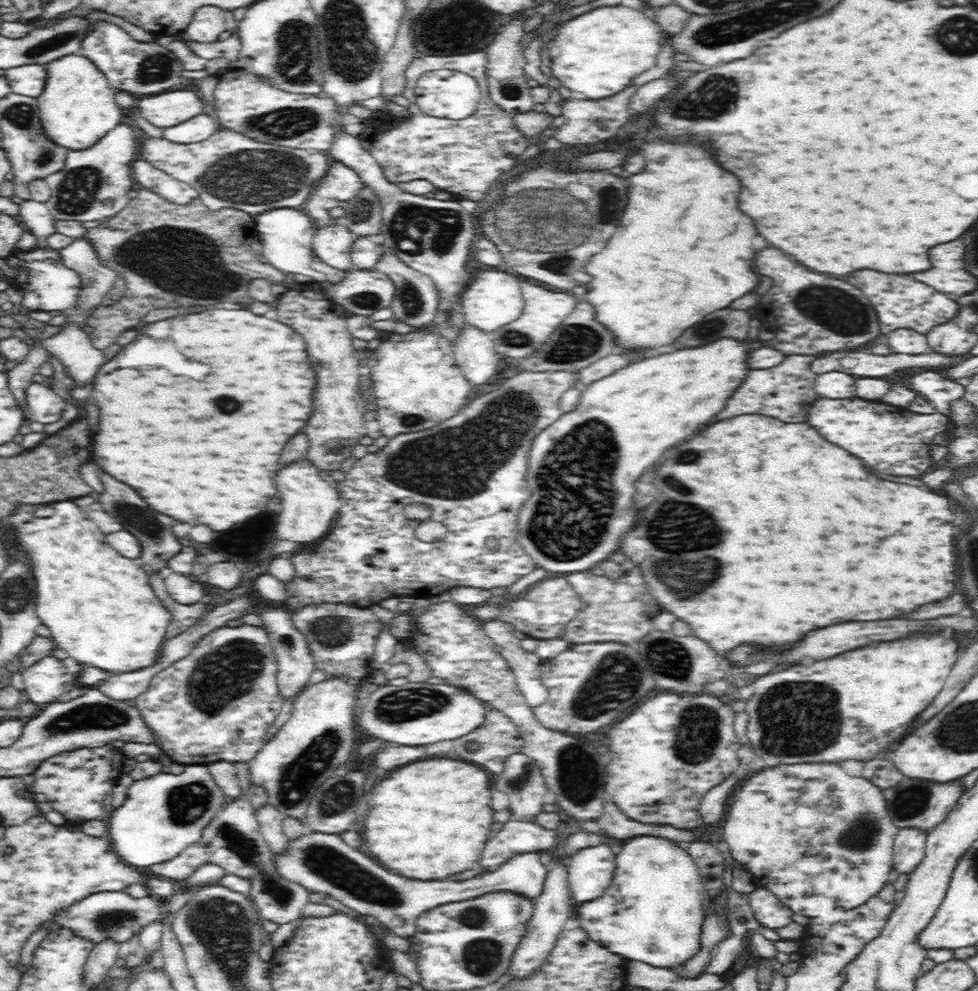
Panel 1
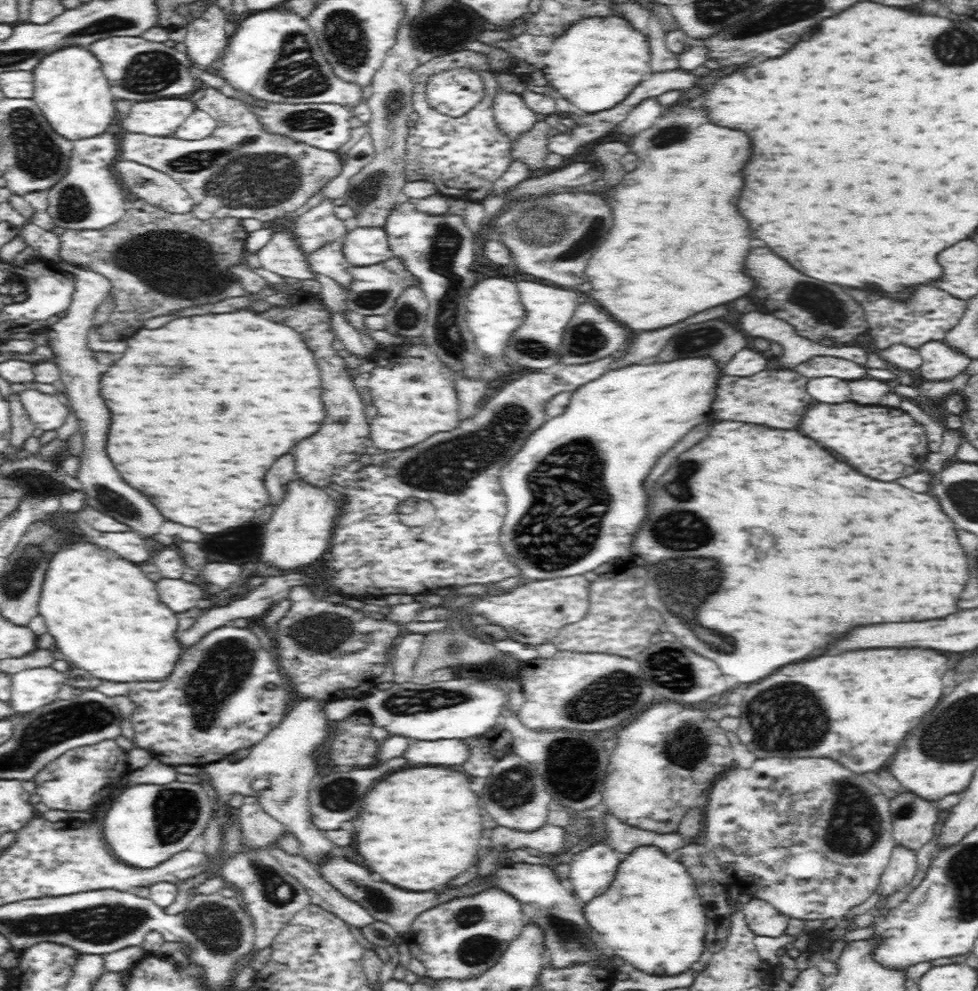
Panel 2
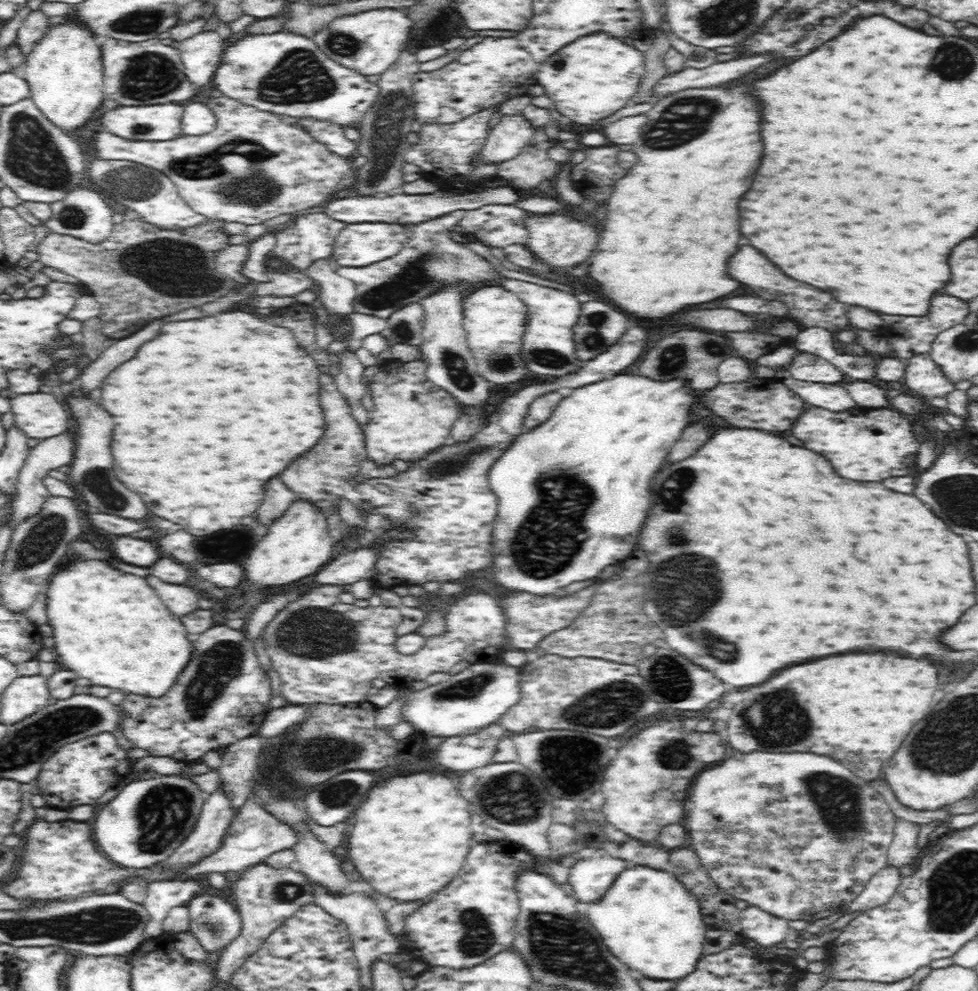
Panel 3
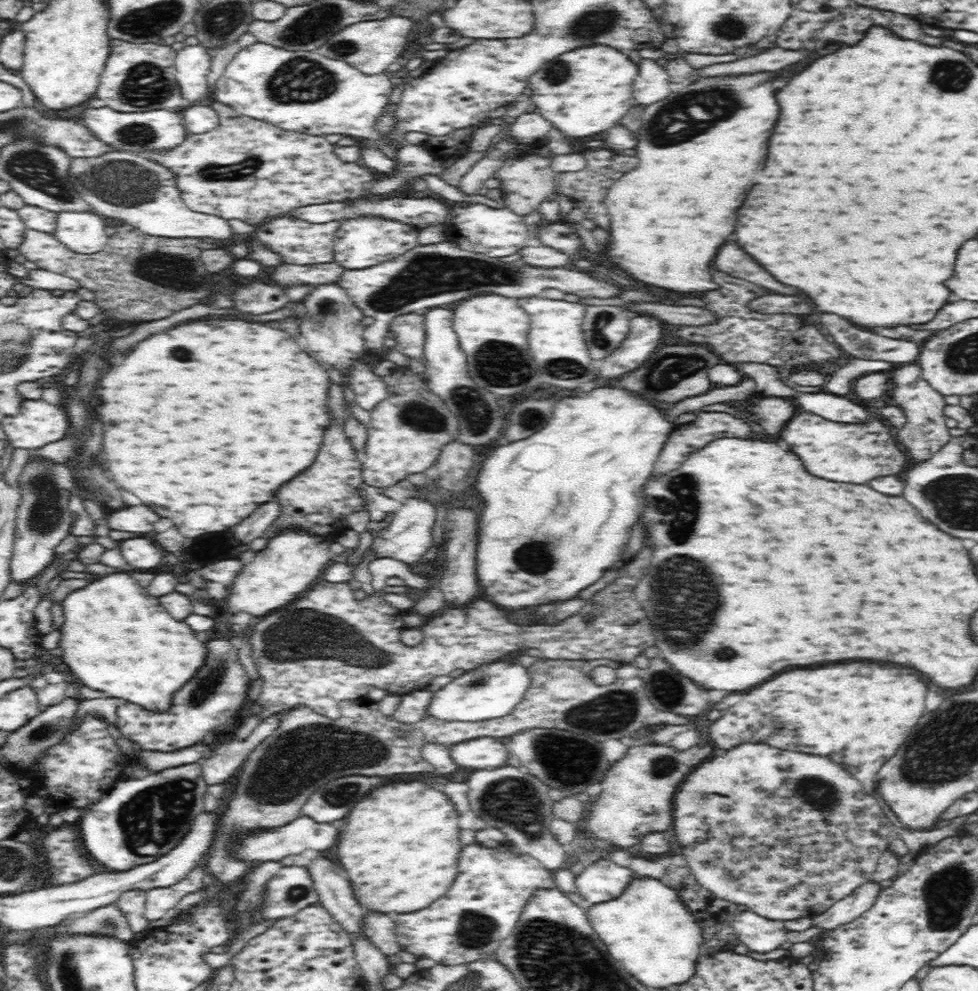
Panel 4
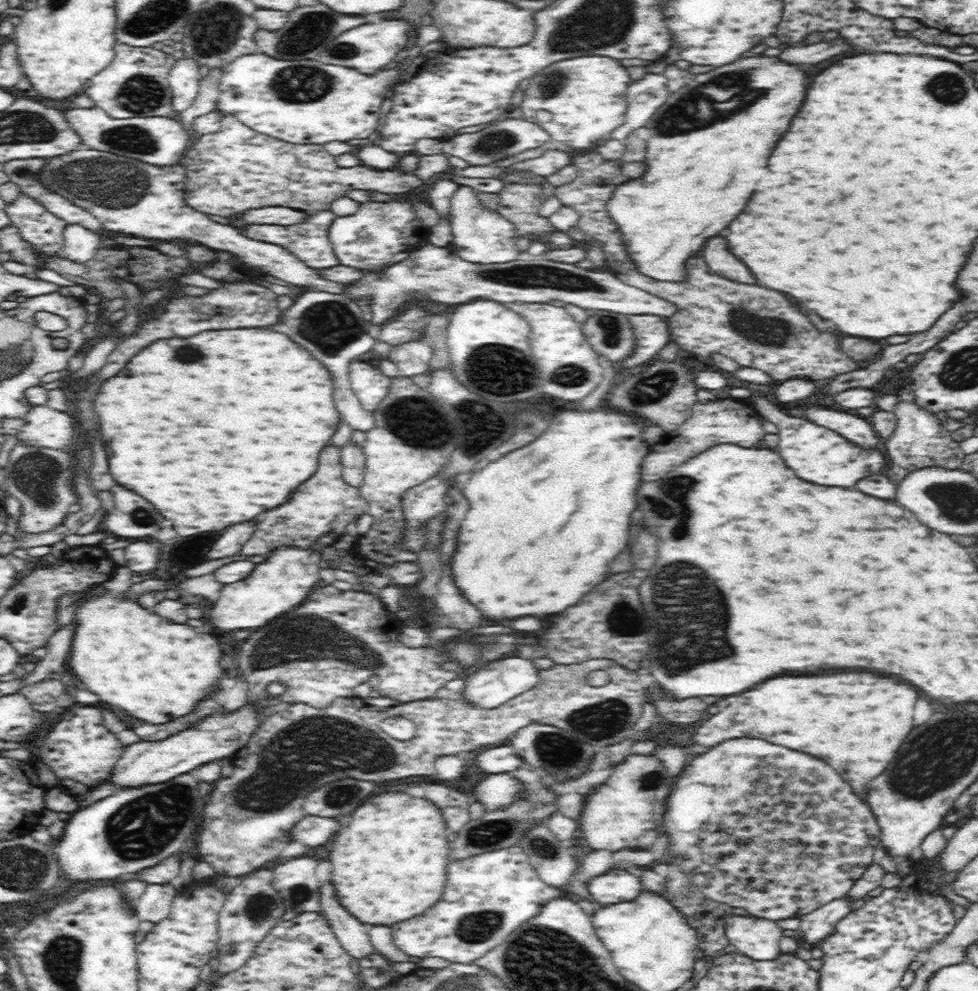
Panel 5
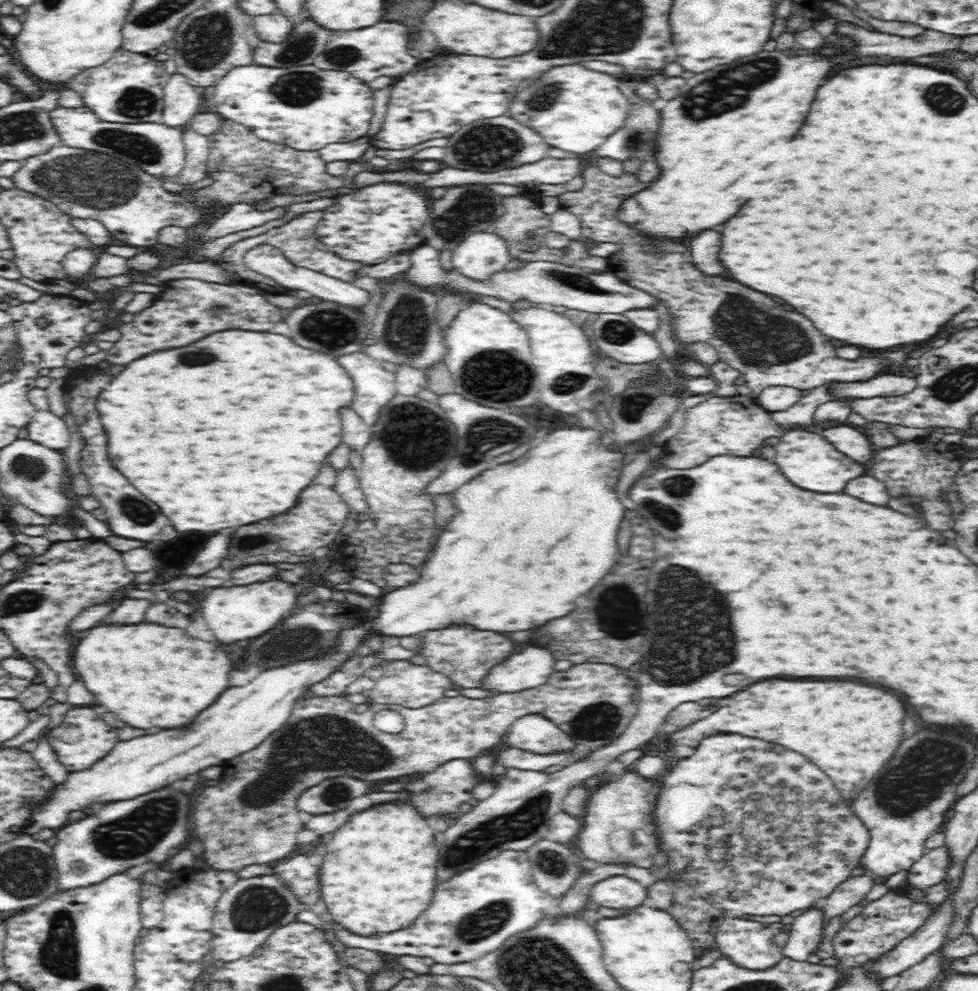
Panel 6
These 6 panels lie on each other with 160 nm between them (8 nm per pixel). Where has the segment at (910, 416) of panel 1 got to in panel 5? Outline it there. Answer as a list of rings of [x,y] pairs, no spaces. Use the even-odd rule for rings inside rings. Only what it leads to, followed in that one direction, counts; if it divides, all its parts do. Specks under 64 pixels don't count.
[[[751,394],[748,400],[752,400],[751,406],[756,406],[756,410],[772,424],[778,426],[778,454],[784,460],[784,464],[804,482],[810,484],[818,484],[818,486],[840,486],[840,488],[848,488],[854,486],[860,478],[870,476],[870,474],[878,474],[884,466],[884,457],[880,456],[878,448],[864,450],[860,452],[858,448],[852,448],[852,444],[844,444],[844,440],[840,440],[840,436],[836,436],[834,432],[828,432],[826,428],[816,428],[814,424],[810,424],[804,418],[792,418],[782,414],[782,410],[777,405],[771,404],[756,394]]]

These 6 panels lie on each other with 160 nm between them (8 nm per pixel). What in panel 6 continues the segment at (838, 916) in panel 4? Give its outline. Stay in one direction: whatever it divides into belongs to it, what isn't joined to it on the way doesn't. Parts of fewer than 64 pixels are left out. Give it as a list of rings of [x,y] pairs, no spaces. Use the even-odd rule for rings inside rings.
[[[808,908],[794,917],[794,922],[786,928],[788,940],[786,946],[781,948],[784,957],[798,962],[808,960],[808,956],[814,953],[822,941],[822,929],[824,920],[821,910]]]

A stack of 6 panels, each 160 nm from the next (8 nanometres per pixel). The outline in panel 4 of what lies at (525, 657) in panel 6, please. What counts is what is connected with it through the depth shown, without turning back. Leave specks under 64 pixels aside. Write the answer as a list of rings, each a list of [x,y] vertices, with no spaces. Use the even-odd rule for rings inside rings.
[[[496,661],[484,664],[464,676],[454,678],[440,690],[433,692],[426,712],[440,720],[460,720],[461,722],[480,722],[506,716],[523,699],[532,684],[530,672],[514,662]]]

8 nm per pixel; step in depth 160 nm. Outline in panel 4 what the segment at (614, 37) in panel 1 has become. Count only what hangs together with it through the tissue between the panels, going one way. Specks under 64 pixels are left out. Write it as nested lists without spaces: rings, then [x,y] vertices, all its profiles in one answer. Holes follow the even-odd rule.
[[[580,48],[580,52],[568,52],[564,56],[558,56],[556,60],[544,64],[540,72],[535,72],[528,82],[532,90],[530,102],[536,108],[536,114],[540,114],[566,138],[582,140],[582,138],[592,138],[598,134],[604,134],[618,126],[618,122],[626,116],[626,112],[632,106],[633,98],[630,98],[630,86],[638,74],[636,65],[632,60],[628,60],[622,52],[616,52],[614,48]]]

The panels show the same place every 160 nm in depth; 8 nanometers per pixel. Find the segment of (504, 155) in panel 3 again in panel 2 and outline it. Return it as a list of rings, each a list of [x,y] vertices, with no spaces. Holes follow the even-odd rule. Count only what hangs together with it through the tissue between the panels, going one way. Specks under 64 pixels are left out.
[[[499,91],[494,104],[495,122],[500,135],[506,139],[518,139],[532,131],[540,116],[531,112],[521,95],[516,92]]]

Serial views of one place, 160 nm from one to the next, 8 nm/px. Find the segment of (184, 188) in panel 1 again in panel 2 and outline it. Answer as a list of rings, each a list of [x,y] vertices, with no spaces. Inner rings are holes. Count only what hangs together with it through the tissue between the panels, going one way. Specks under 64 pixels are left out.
[[[116,158],[109,164],[110,173],[116,177],[116,184],[123,188],[124,196],[134,196],[138,200],[143,200],[149,206],[161,208],[167,214],[188,214],[192,210],[192,199],[189,194],[176,183],[170,176],[153,170],[153,168],[138,164],[129,160]]]

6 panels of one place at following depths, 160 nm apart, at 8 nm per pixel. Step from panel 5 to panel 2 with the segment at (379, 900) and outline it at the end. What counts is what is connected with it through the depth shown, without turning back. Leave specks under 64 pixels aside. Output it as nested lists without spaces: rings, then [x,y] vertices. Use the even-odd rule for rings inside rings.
[[[410,768],[396,774],[386,776],[380,784],[376,784],[366,796],[360,808],[360,814],[354,824],[353,840],[356,850],[364,860],[364,866],[382,878],[382,882],[392,884],[400,890],[408,892],[437,891],[454,877],[470,868],[476,850],[480,846],[480,830],[482,824],[474,822],[474,794],[462,794],[468,790],[468,782],[446,768]]]

